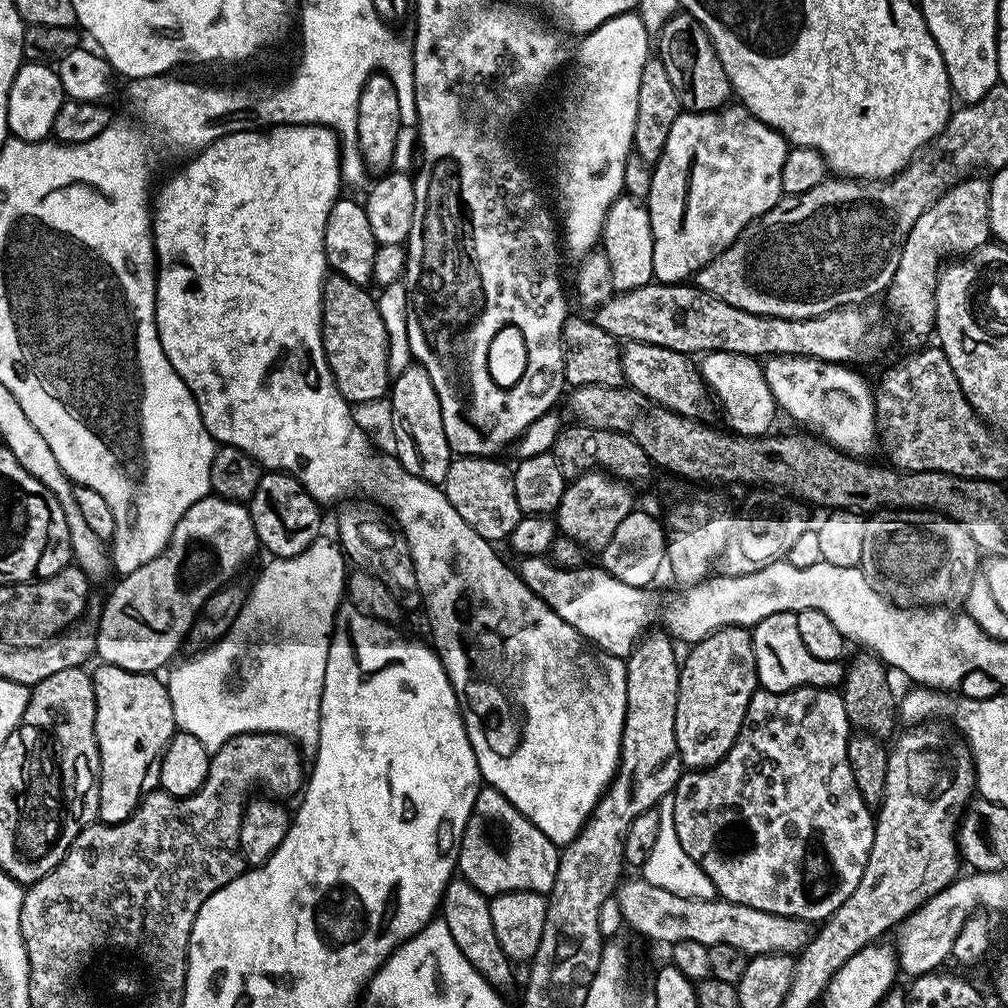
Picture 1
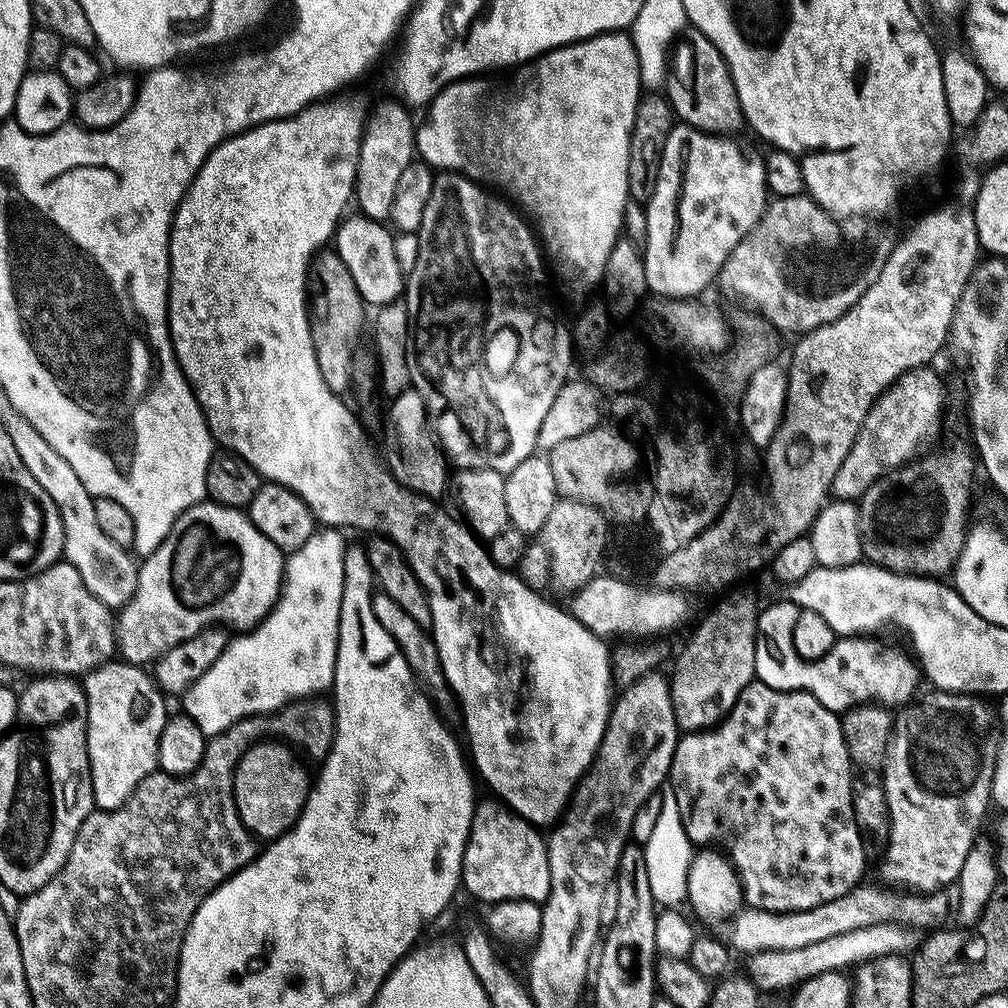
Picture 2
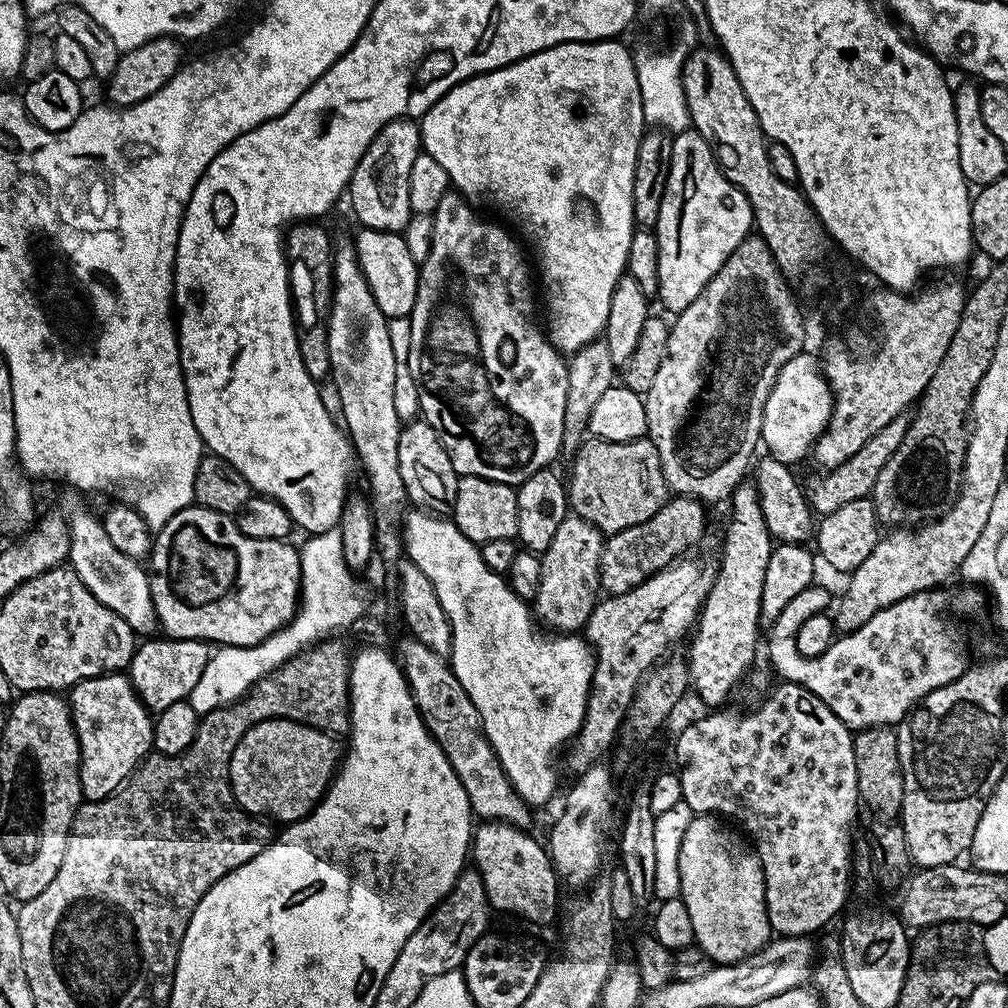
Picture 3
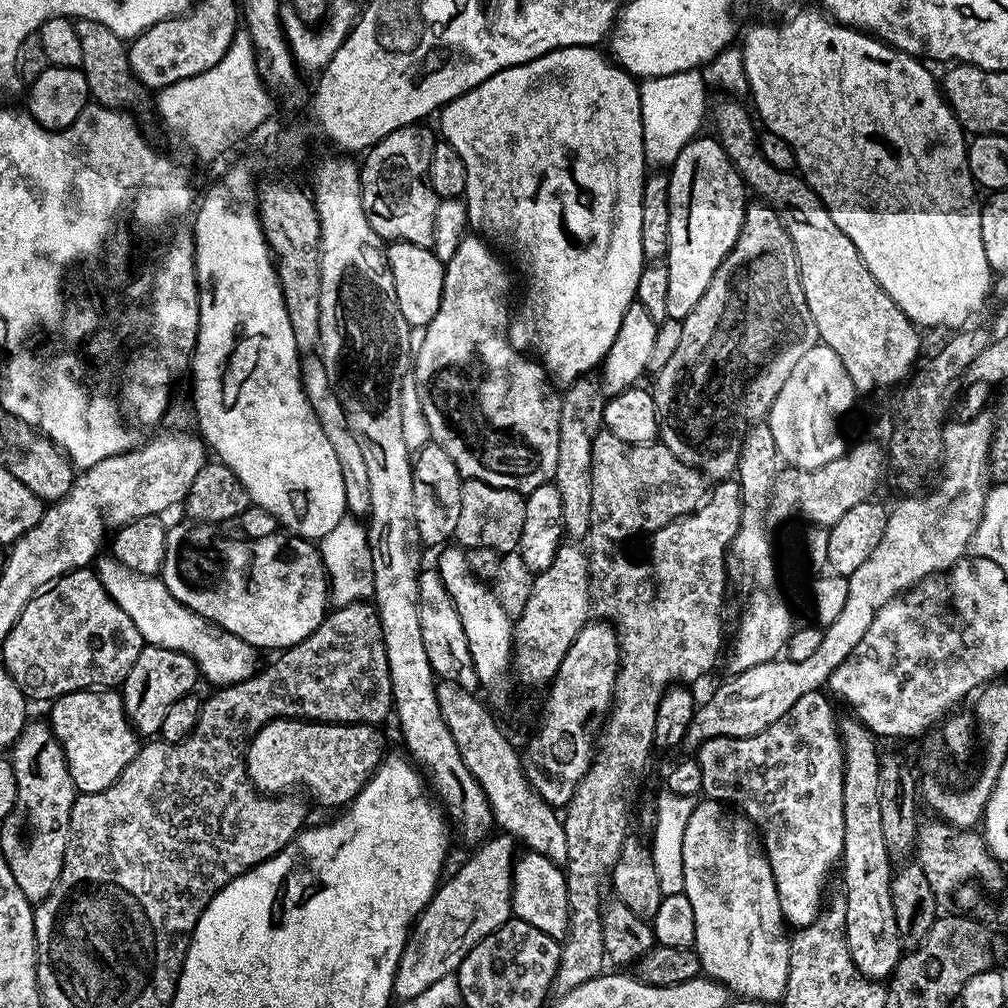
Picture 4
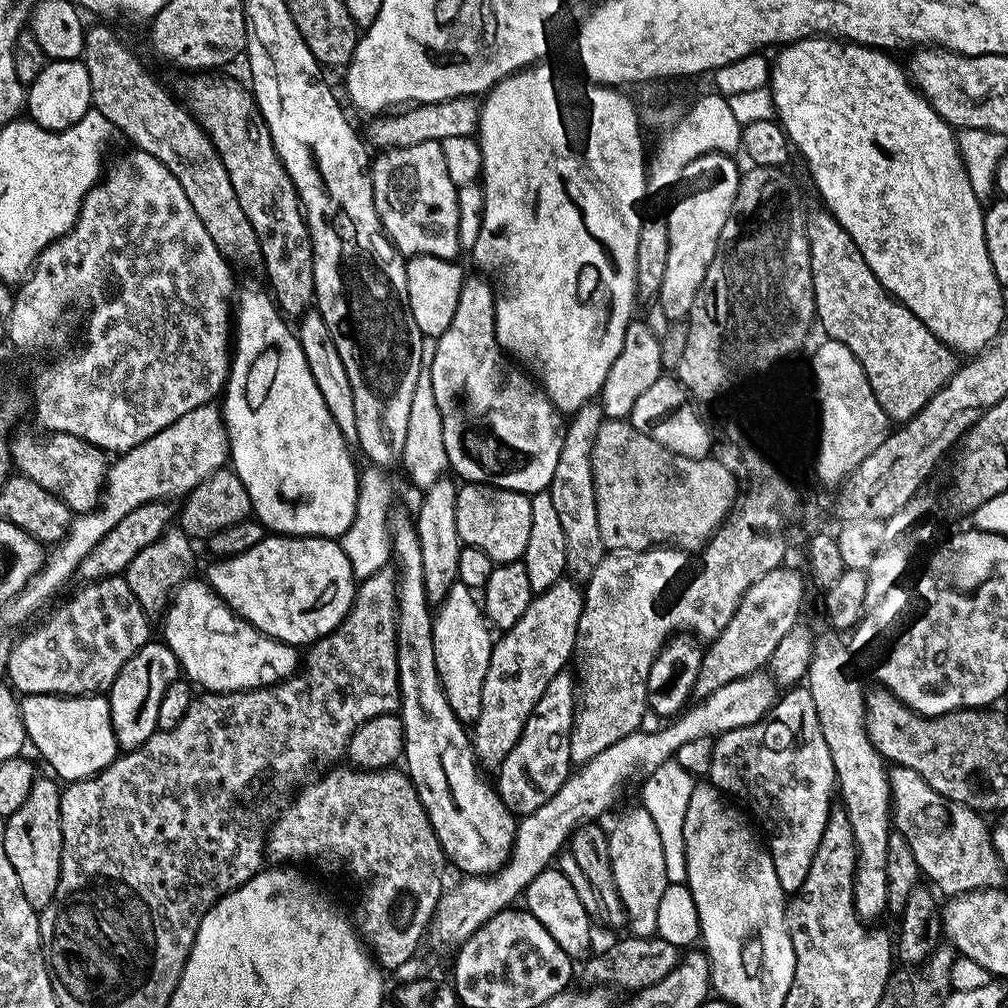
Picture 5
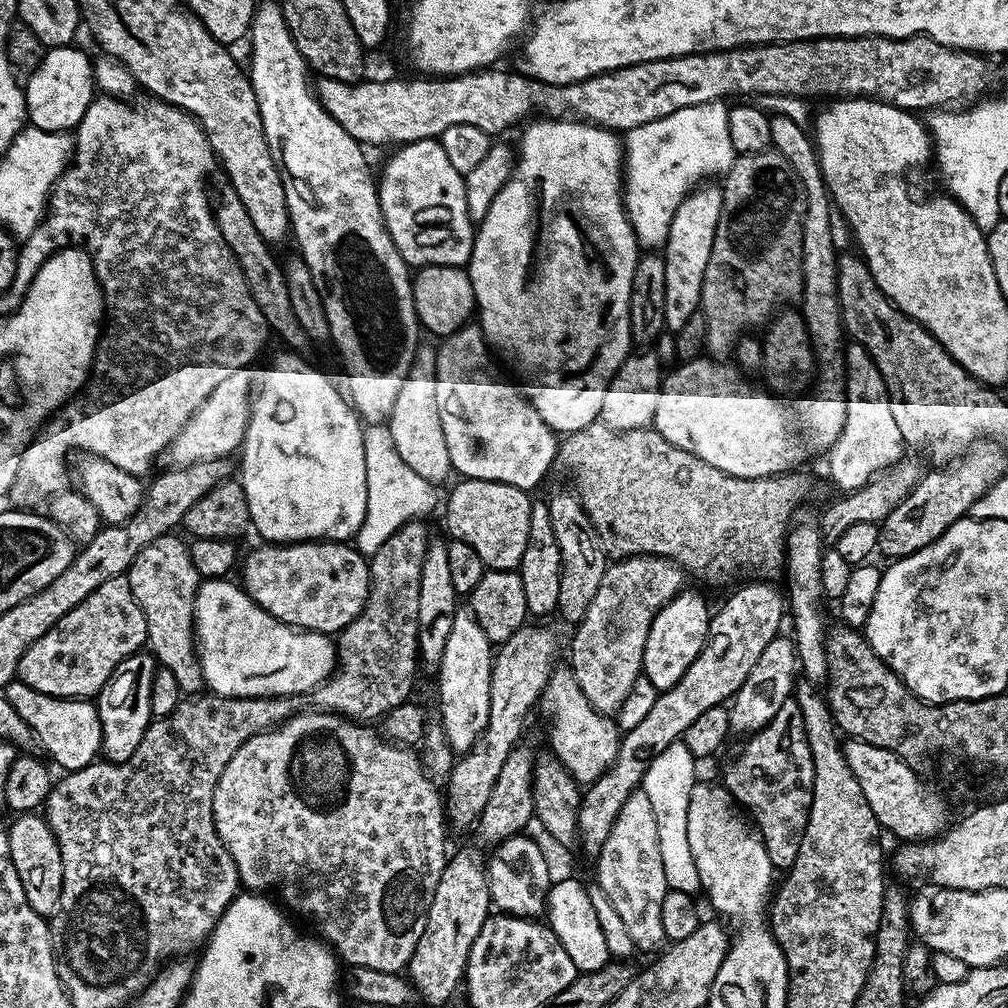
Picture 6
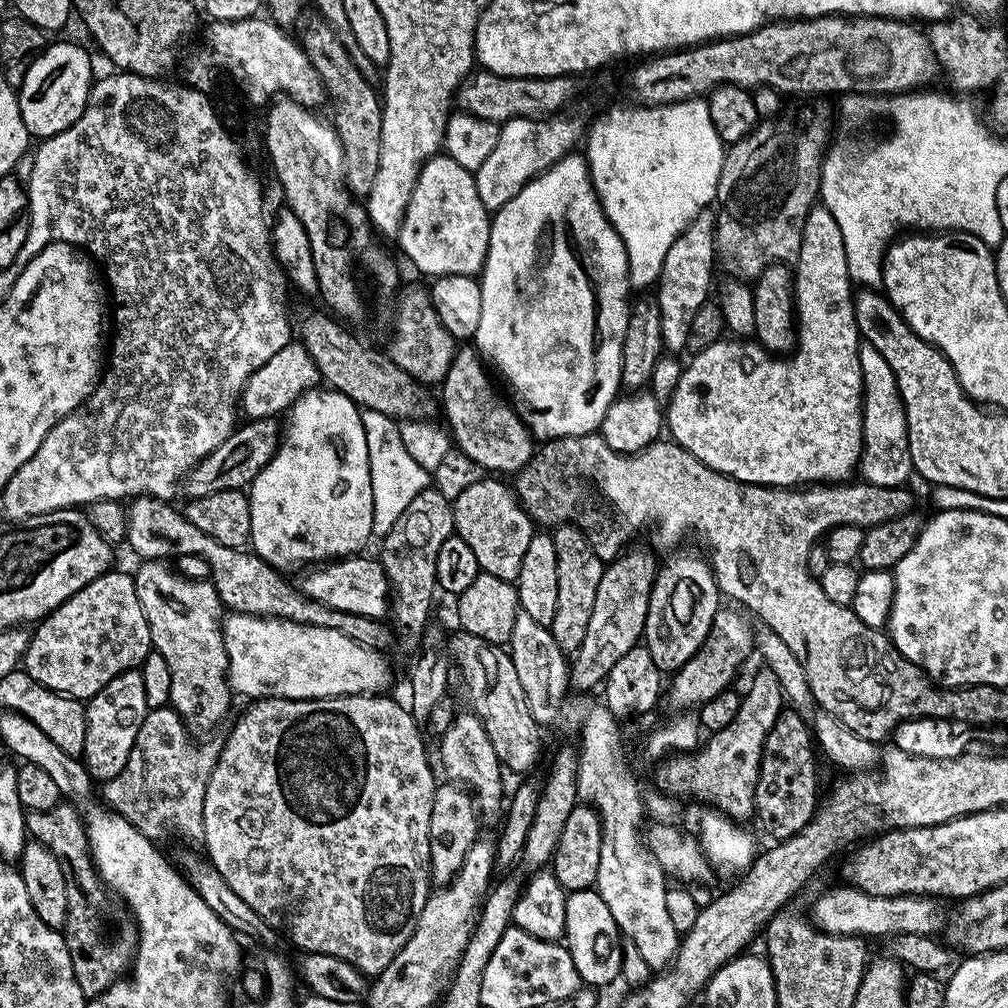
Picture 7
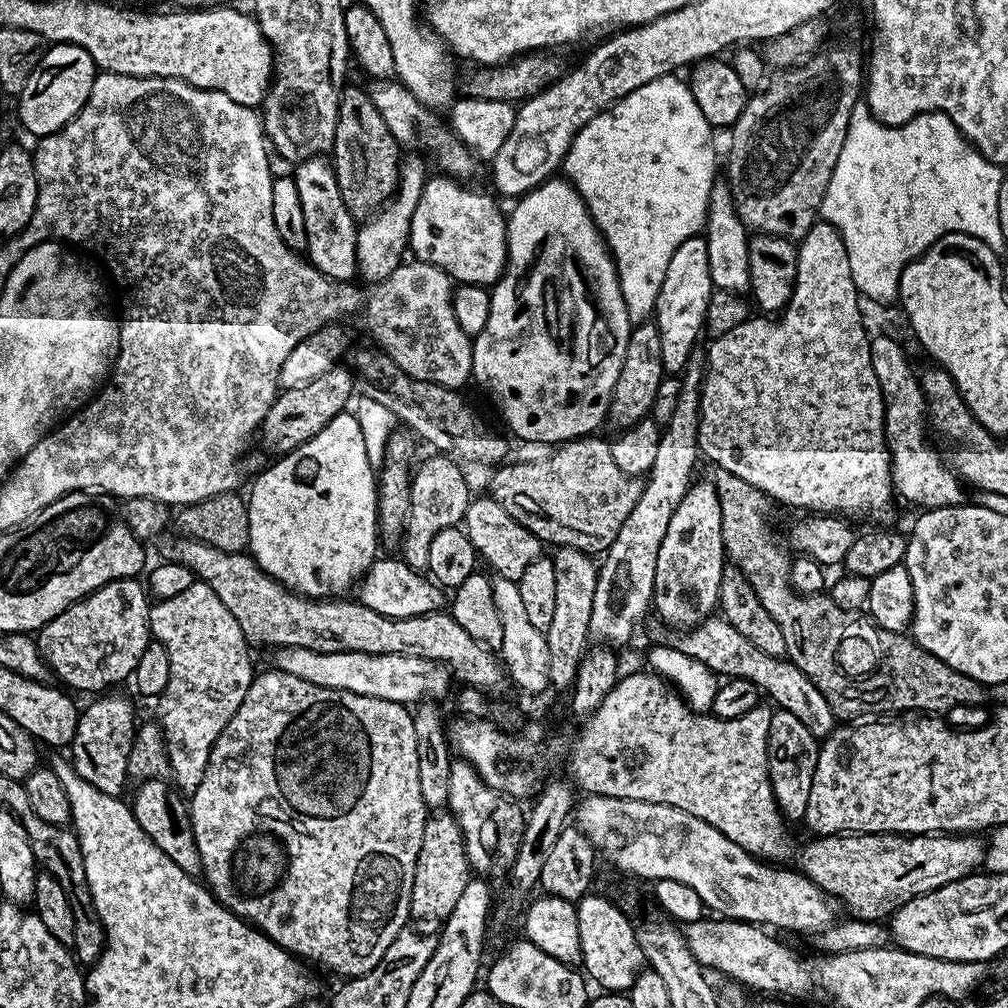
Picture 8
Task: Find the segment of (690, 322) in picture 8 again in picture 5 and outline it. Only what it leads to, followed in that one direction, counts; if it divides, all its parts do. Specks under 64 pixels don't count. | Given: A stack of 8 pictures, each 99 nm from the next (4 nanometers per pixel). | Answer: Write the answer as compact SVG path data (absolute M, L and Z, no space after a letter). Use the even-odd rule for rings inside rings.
M711 152L702 154L686 166L682 183L679 185L680 193L672 204L672 209L666 213L668 229L670 230L670 258L666 262L666 274L662 278L662 290L658 297L658 303L666 312L671 322L680 322L688 315L688 311L694 306L694 298L702 286L702 278L706 278L706 270L716 253L716 247L720 241L722 226L726 226L726 218L730 214L730 206L734 202L734 194L738 194L738 186L742 175L741 169L736 169L736 164L731 155L723 152Z

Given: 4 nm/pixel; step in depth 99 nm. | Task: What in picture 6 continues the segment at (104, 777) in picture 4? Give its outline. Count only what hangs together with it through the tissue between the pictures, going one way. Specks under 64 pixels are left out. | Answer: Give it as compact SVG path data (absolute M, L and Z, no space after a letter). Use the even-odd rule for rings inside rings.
M19 678L12 681L2 694L18 710L18 714L26 722L29 733L40 739L42 747L48 751L47 759L60 767L64 772L82 770L93 763L101 755L102 722L95 703L88 698L61 698L42 694L30 686L26 686Z

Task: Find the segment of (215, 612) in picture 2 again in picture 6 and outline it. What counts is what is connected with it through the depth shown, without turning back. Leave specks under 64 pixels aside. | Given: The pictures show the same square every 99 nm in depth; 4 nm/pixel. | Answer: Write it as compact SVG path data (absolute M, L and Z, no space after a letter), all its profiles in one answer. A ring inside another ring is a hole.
M348 542L265 543L244 564L242 587L274 618L306 632L338 634L366 606L369 561Z

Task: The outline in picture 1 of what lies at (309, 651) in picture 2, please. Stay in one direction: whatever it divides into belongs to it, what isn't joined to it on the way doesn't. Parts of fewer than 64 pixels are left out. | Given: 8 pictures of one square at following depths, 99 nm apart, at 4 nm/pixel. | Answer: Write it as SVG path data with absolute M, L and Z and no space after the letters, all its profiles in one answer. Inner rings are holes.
M327 538L314 541L302 554L294 558L276 558L260 572L256 585L251 585L248 600L244 603L244 609L238 614L234 626L225 634L224 639L217 640L211 646L205 647L197 656L184 660L169 676L166 676L168 693L170 694L170 706L174 710L176 727L186 734L194 734L202 746L210 750L221 748L232 736L241 736L247 732L277 732L288 736L305 753L315 753L320 744L320 707L322 706L322 686L326 678L326 658L332 645L332 628L336 624L336 611L339 610L346 596L346 557L340 550L339 543L332 544Z

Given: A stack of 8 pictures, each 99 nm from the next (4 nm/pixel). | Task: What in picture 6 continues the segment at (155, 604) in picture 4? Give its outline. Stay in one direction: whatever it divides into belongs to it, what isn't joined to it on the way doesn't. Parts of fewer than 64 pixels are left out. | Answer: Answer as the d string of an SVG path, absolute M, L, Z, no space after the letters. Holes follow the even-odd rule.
M228 578L222 580L201 579L200 588L196 591L196 651L200 657L200 669L204 675L205 685L217 696L287 696L296 698L299 692L315 693L316 689L338 667L338 657L333 637L322 632L306 632L298 628L291 628L286 622L274 618L266 610L262 610L262 606L255 604L239 583L231 584L230 581L231 579Z

